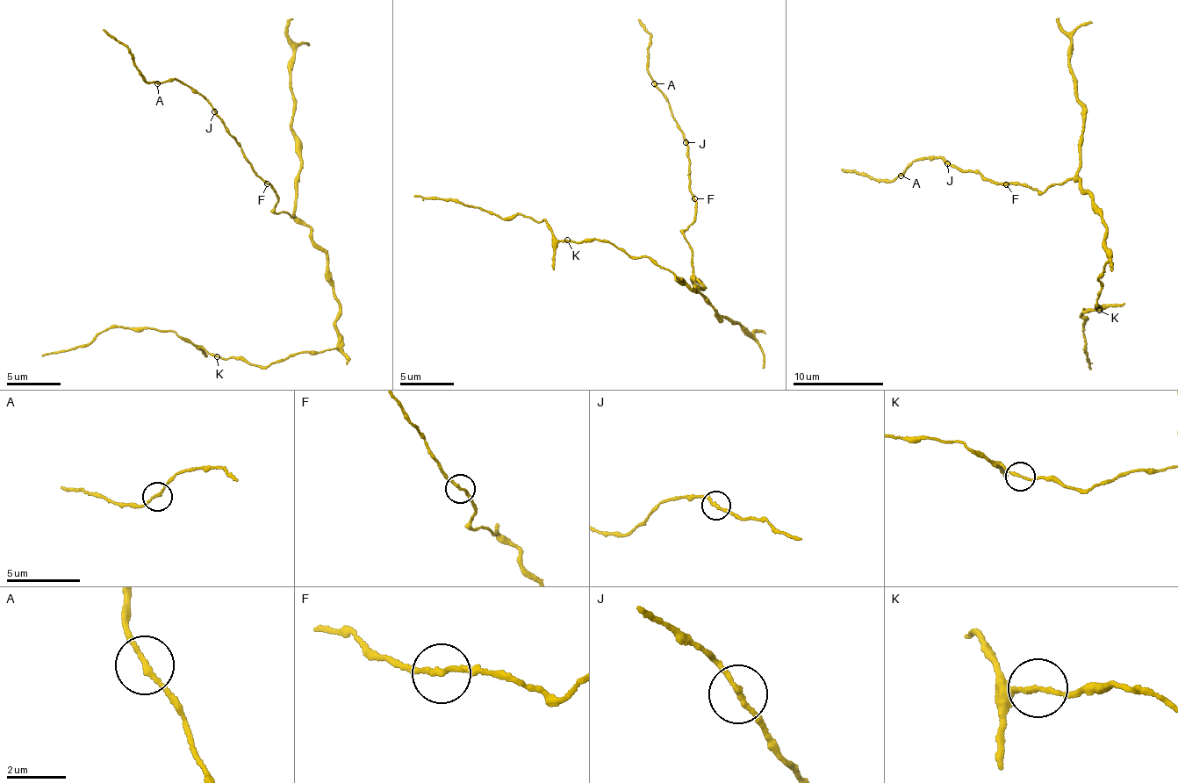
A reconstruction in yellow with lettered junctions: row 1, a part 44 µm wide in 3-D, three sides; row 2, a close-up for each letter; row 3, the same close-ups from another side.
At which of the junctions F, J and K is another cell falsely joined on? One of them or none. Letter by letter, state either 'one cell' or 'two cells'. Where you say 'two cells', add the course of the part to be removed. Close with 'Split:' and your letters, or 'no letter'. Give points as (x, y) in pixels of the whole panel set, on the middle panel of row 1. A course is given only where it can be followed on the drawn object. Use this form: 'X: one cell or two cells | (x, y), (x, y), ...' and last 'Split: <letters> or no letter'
F: one cell
J: one cell
K: one cell
Split: no letter

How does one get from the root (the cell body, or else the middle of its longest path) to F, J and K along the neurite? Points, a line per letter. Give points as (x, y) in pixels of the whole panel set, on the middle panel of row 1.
F: (705, 287), (692, 274), (691, 245), (685, 236), (685, 229), (694, 220), (696, 200), (694, 198)
J: (705, 287), (692, 274), (691, 245), (685, 236), (685, 229), (694, 220), (696, 205), (689, 187), (685, 141)
K: (705, 287), (700, 284), (691, 291), (671, 271), (660, 269), (645, 256), (633, 258), (606, 240), (568, 240)

